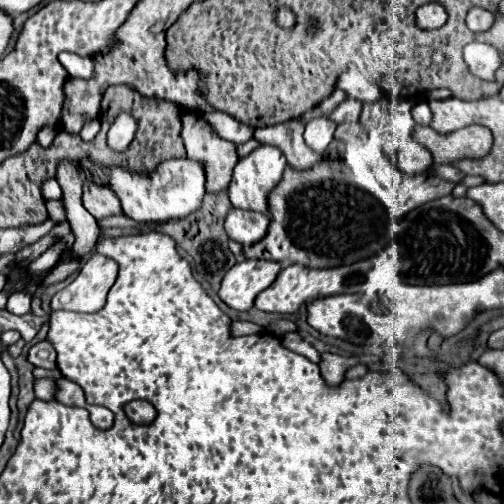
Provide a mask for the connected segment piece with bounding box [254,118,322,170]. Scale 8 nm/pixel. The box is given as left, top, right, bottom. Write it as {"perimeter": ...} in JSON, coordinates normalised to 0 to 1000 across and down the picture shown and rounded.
{"perimeter":[[[583,234],[563,246],[548,246],[536,254],[508,256],[504,274],[520,286],[540,286],[563,302],[579,333],[587,337],[607,337],[619,333],[627,321],[635,321],[635,306],[619,302],[599,274],[603,262],[603,242],[595,234]]]}

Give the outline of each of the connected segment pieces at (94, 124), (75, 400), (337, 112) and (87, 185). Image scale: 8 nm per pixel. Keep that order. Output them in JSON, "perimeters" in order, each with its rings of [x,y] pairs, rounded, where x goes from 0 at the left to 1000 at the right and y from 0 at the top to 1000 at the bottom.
{"perimeters":[[[[196,232],[183,238],[183,242],[175,242],[171,250],[167,250],[167,258],[159,262],[159,270],[163,270],[163,278],[167,282],[179,282],[188,274],[190,266],[198,260],[198,236]]],[[[119,750],[119,754],[107,754],[111,758],[111,782],[107,790],[123,802],[135,802],[135,806],[171,806],[171,794],[167,794],[167,778],[155,762],[143,762],[143,754],[131,754],[131,750]]],[[[683,198],[643,230],[667,246],[679,246],[679,242],[706,242],[714,234],[714,222],[718,222],[718,206],[710,198]]],[[[167,361],[167,373],[163,373],[163,405],[167,405],[167,413],[187,433],[242,425],[242,413],[238,413],[234,393],[214,373],[190,369],[183,361]]]]}

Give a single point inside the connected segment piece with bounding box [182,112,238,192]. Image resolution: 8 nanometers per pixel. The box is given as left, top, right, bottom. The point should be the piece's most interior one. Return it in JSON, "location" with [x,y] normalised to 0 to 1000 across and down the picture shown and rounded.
{"location":[401,288]}

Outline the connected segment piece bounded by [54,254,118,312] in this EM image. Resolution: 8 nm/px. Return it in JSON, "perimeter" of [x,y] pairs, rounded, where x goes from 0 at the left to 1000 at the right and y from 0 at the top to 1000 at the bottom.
{"perimeter":[[[202,504],[183,508],[171,528],[159,536],[155,552],[135,563],[127,575],[119,575],[119,591],[107,591],[107,603],[119,603],[119,615],[143,615],[143,619],[190,619],[210,603],[210,583],[226,567],[234,552],[234,524]]]}

